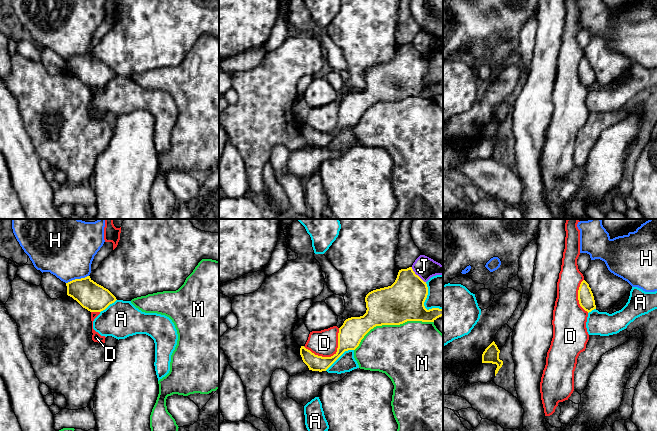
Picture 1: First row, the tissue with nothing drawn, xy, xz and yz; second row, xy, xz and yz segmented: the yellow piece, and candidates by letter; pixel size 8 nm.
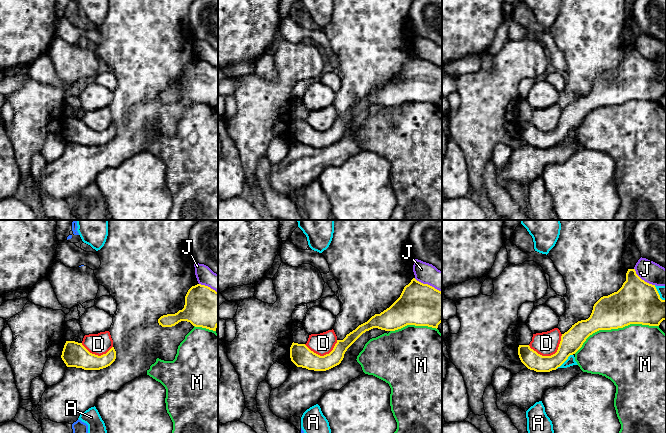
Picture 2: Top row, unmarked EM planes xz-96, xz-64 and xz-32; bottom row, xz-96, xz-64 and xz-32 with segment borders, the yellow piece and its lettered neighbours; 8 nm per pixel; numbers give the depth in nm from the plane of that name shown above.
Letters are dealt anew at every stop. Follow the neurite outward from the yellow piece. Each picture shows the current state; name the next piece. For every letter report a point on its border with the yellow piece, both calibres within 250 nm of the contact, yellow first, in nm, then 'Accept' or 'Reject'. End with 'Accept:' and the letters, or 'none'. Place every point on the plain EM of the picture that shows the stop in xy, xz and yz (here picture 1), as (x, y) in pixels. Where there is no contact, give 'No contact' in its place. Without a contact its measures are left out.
A: Touches yellow at xz (339, 132). Thickness 200 nm (yellow) against 150 nm. Reject
D: Touches yellow at xz (331, 132). Thickness 200 nm (yellow) against 220 nm. Reject
H: Touches yellow at xy (77, 55). Thickness 220 nm (yellow) against 440 nm. Reject
J: Touches yellow at xz (417, 51). Thickness 320 nm (yellow) against 170 nm. Reject
M: Touches yellow at xz (391, 100). Thickness 320 nm (yellow) against 460 nm. Reject
Accept: none

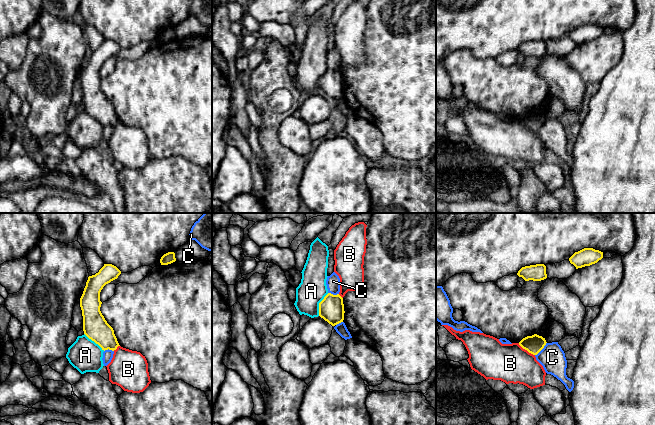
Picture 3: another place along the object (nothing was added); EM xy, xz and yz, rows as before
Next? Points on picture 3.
A: Touches yellow at xz (319, 80). Thickness 200 nm (yellow) against 220 nm. Reject
B: Touches yellow at yz (526, 125). Thickness 150 nm (yellow) against 320 nm. Reject
C: Touches yellow at yz (541, 125). Thickness 150 nm (yellow) against 200 nm. Reject
Accept: none

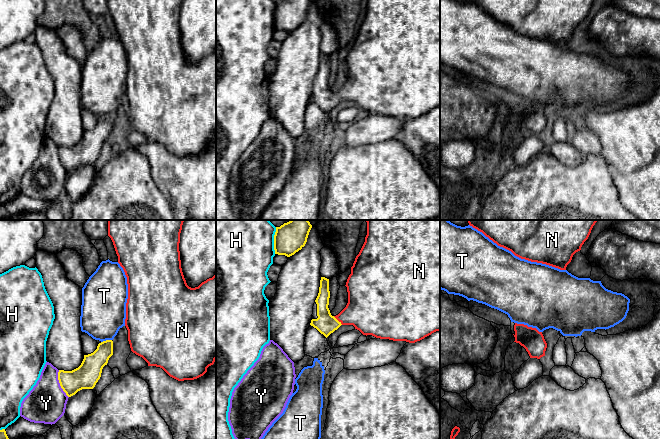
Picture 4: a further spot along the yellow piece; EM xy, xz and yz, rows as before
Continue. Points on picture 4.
H: Touches yellow at xz (274, 16). Thickness 240 nm (yellow) against 440 nm. Reject
N: Touches yellow at xz (337, 96). Thickness 160 nm (yellow) against 320 nm. Accept
T: Touches yellow at xy (106, 116). Thickness 180 nm (yellow) against 360 nm. Reject
Y: Touches yellow at xy (60, 160). Thickness 200 nm (yellow) against 320 nm. Reject
Accept: N

